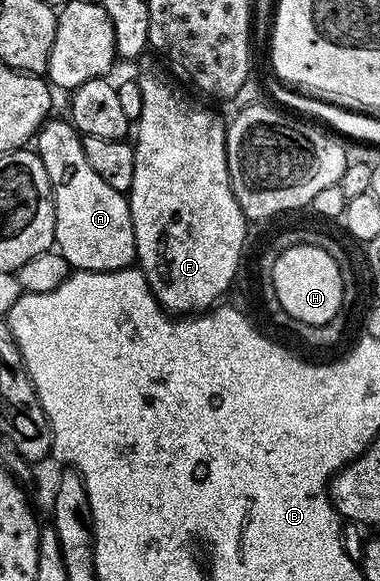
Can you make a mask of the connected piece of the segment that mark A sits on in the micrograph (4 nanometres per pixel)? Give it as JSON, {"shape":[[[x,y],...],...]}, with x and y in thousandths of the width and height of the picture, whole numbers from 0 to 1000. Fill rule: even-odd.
{"shape":[[[132,203],[92,236],[92,260],[124,293],[145,355],[147,432],[208,468],[300,468],[358,449],[355,396],[332,332],[282,320],[218,265],[213,234],[179,205]]]}

